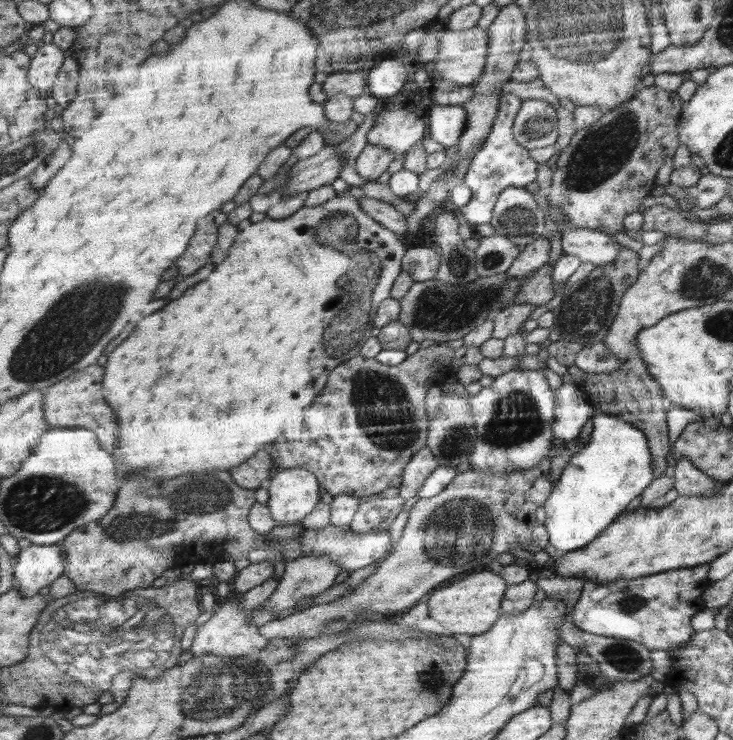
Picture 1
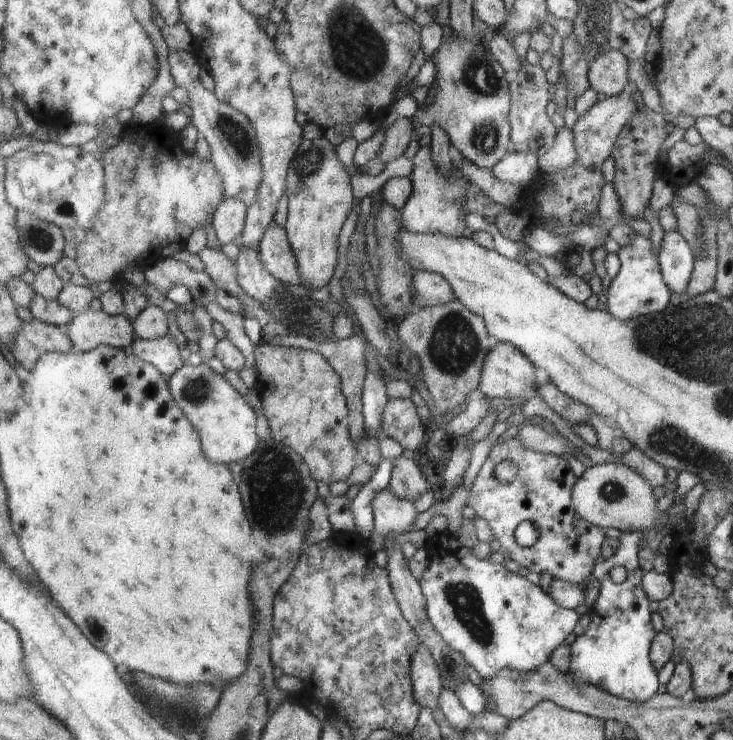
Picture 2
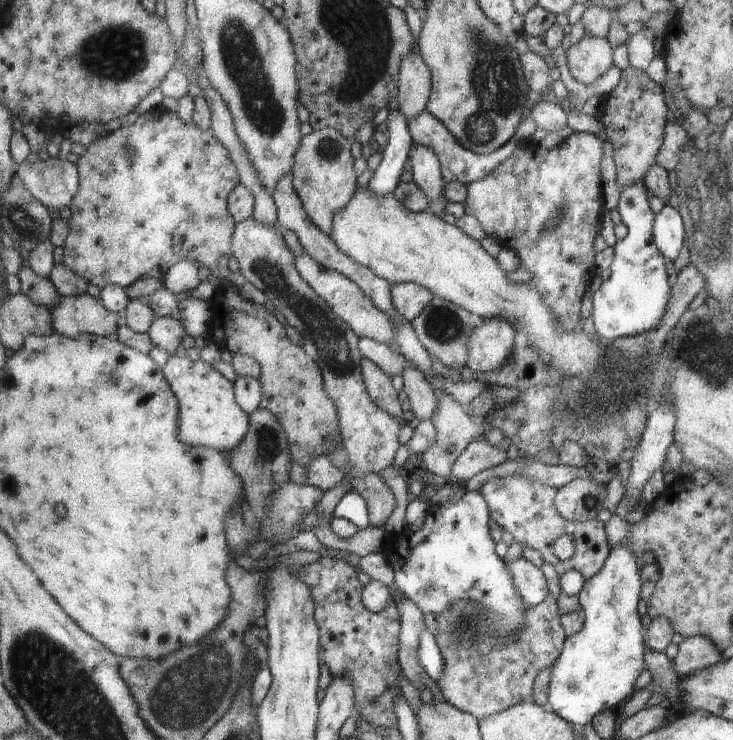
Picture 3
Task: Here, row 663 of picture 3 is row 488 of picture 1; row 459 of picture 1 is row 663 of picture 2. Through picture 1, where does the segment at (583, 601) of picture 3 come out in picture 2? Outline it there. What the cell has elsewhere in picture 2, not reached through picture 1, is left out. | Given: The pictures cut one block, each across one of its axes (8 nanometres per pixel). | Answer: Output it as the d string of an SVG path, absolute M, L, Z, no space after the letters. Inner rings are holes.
M622 532L616 554L596 563L592 574L600 586L598 598L588 609L590 624L586 632L570 642L572 656L569 666L576 682L592 684L618 698L634 699L637 702L652 699L660 688L650 657L657 630L652 625L649 600L642 590L642 569L638 564L638 552L643 540L644 532ZM614 566L624 566L626 570L626 580L621 584L616 584L610 576Z

